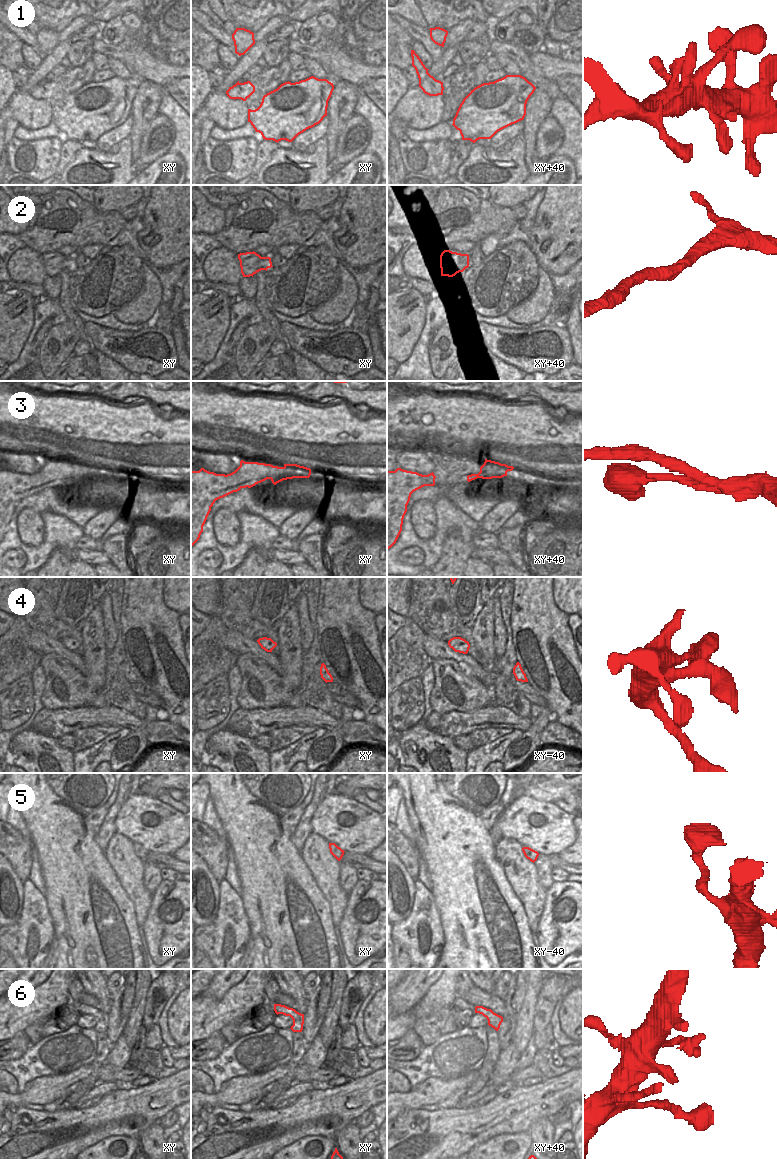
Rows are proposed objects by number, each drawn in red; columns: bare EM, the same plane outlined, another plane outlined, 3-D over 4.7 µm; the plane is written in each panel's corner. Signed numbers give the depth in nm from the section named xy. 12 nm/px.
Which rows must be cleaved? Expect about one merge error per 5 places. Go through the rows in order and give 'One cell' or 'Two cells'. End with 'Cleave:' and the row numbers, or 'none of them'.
1: One cell
2: One cell
3: One cell
4: One cell
5: One cell
6: One cell
Cleave: none of them

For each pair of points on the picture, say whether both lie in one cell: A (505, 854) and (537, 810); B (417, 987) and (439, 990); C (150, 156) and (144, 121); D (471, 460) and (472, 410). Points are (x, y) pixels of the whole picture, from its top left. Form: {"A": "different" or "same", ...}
{"A": "different", "B": "different", "C": "different", "D": "different"}

